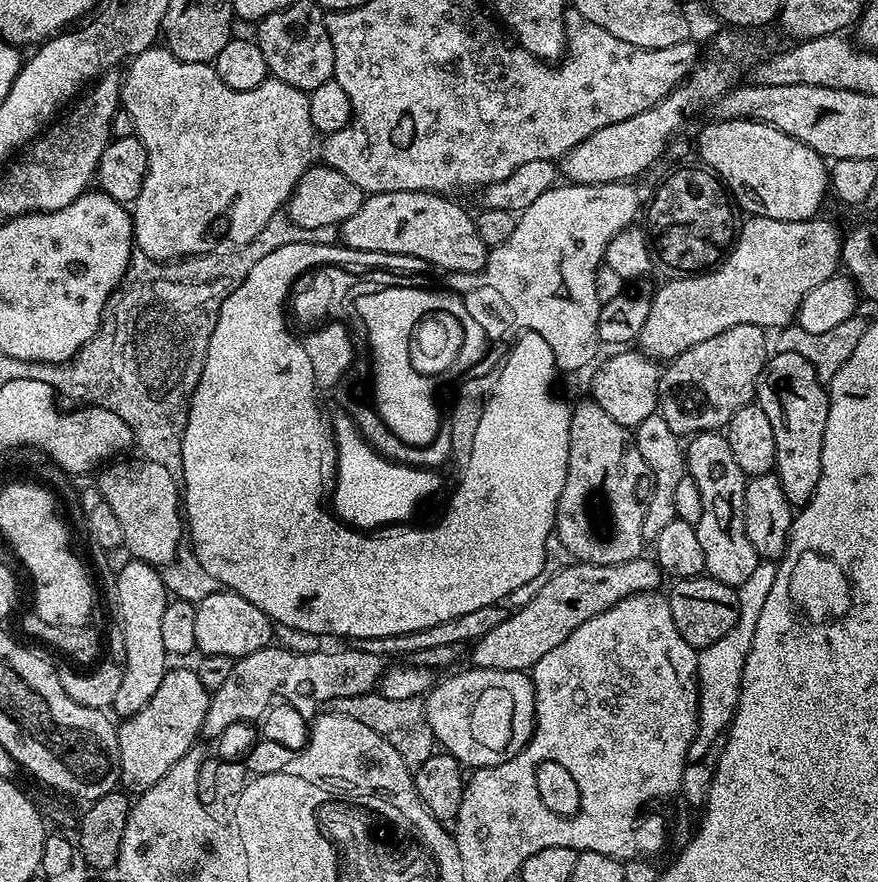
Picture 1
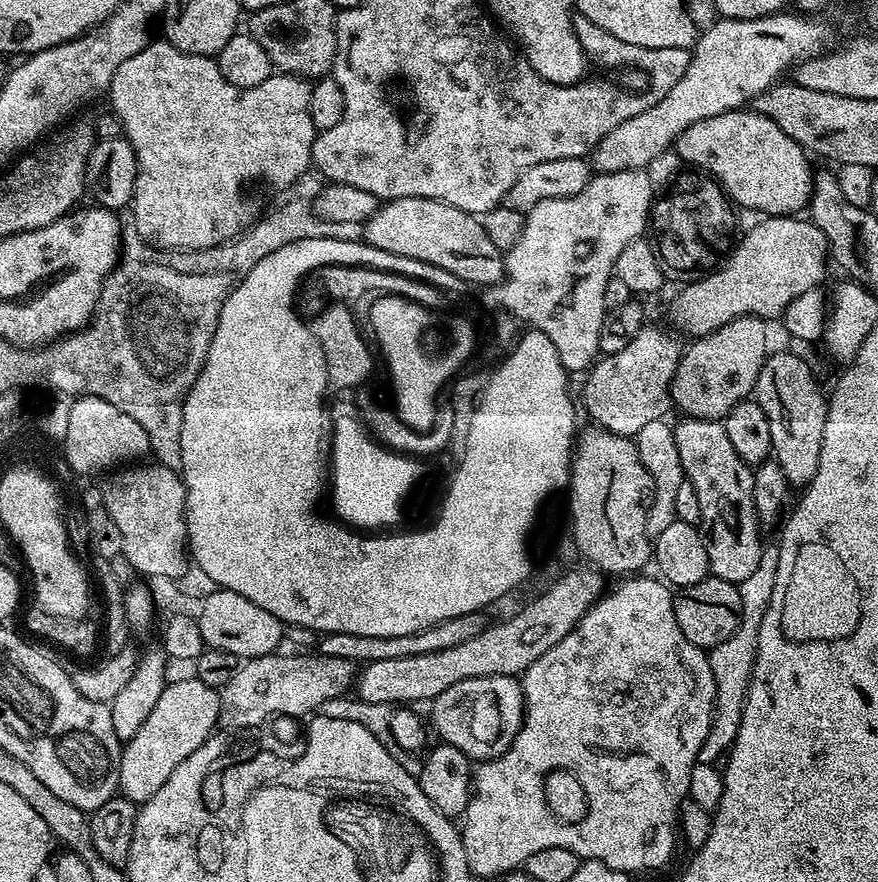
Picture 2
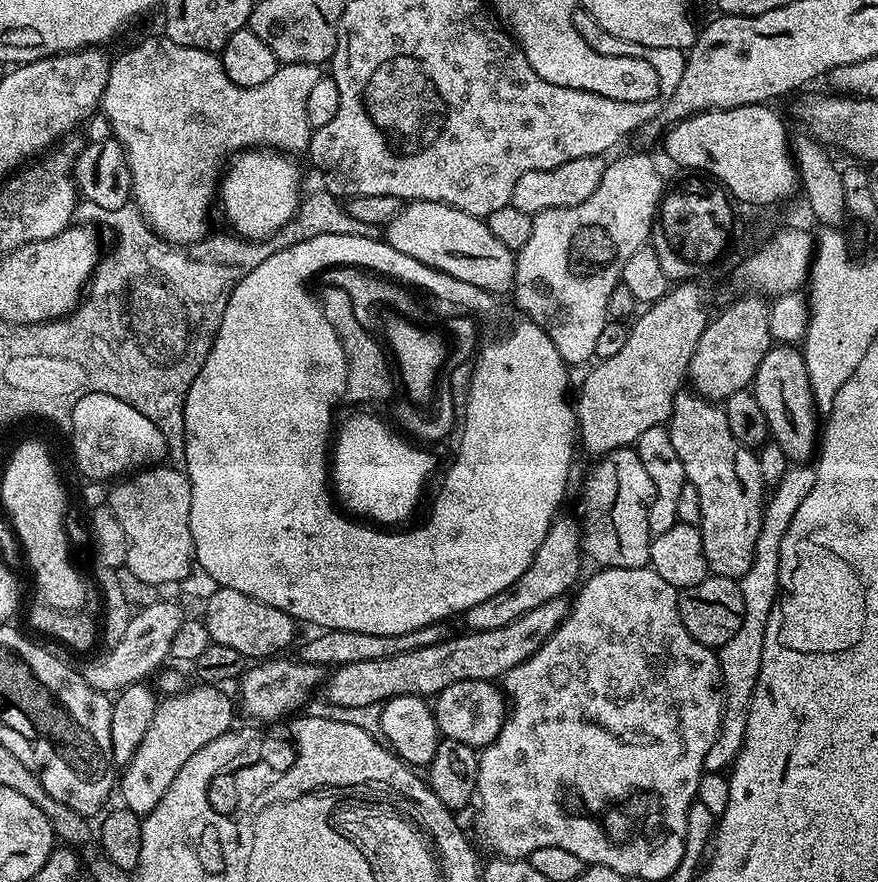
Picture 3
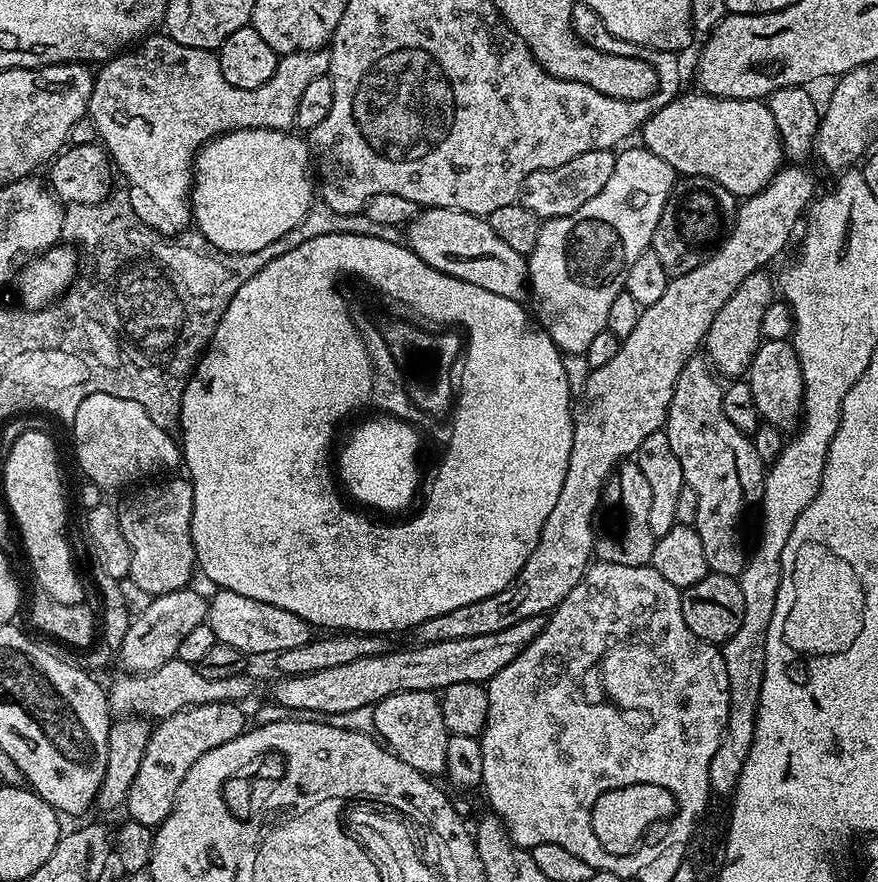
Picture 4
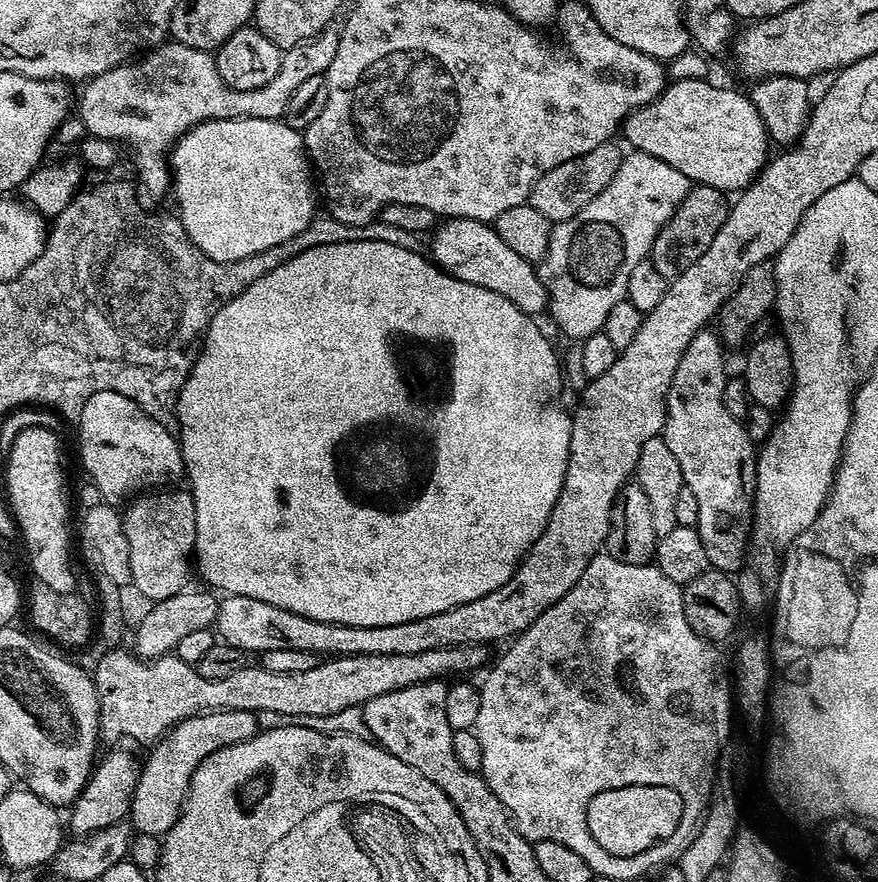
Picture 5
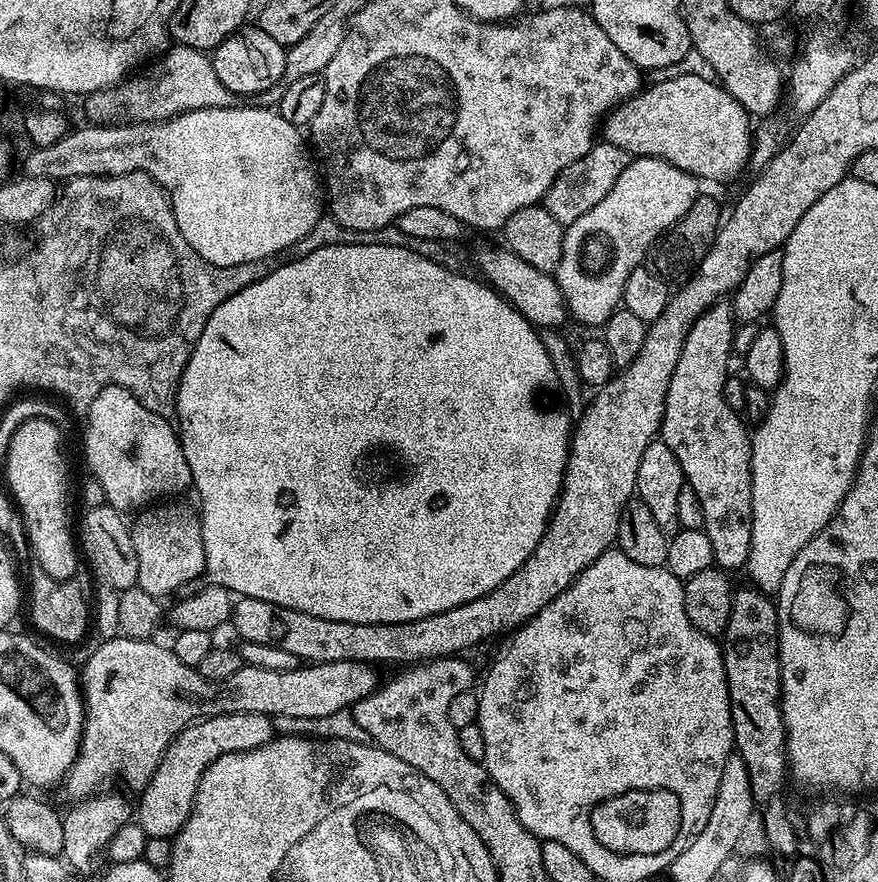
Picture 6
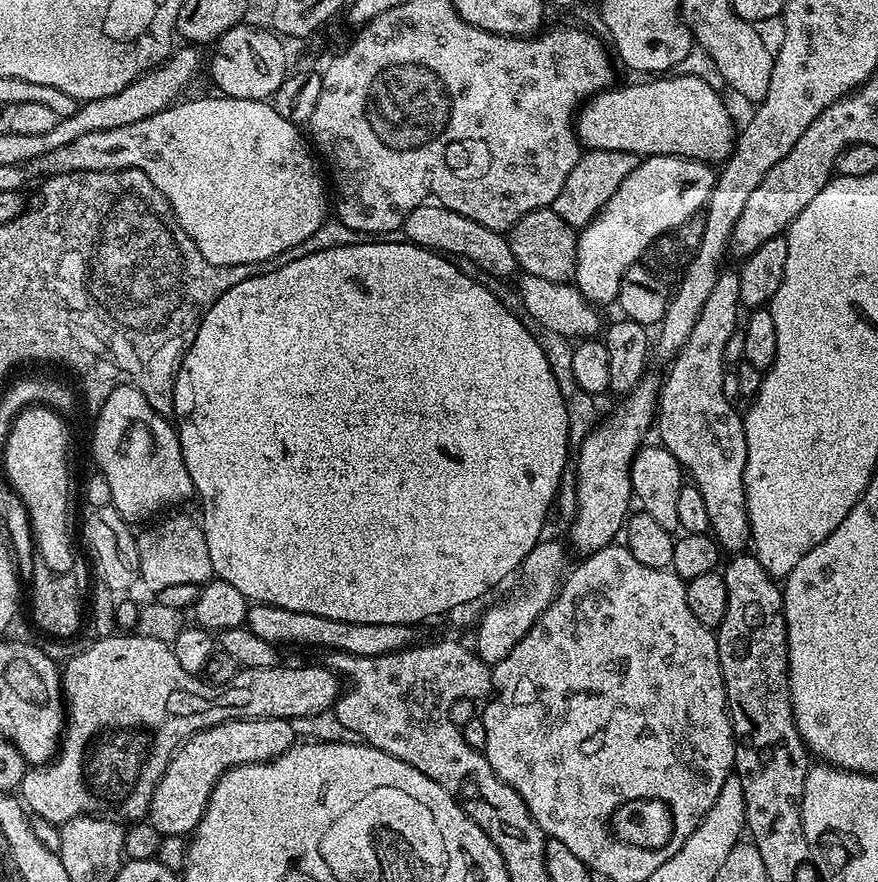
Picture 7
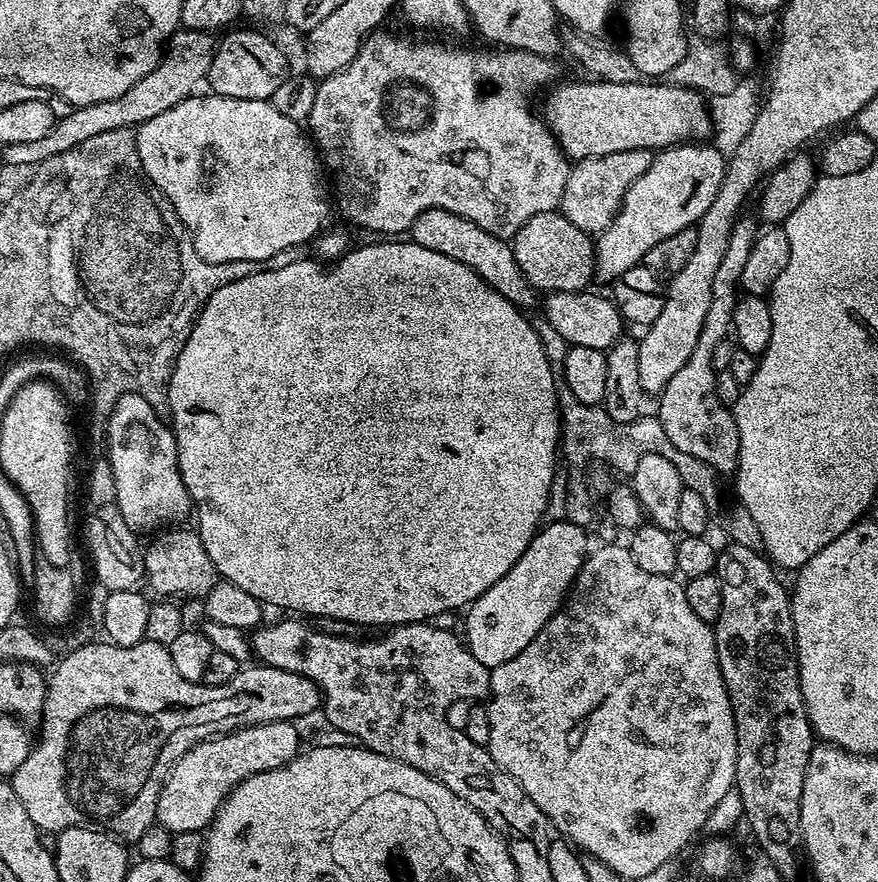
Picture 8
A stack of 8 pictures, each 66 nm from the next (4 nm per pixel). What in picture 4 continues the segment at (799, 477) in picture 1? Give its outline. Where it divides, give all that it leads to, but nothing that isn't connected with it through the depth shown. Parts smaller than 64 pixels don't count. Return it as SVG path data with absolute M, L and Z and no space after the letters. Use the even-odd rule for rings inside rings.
M791 339L764 340L760 349L754 354L746 379L750 391L754 394L754 402L758 406L761 417L767 423L781 430L799 428L804 414L804 383L802 366L798 362L798 354L794 350Z

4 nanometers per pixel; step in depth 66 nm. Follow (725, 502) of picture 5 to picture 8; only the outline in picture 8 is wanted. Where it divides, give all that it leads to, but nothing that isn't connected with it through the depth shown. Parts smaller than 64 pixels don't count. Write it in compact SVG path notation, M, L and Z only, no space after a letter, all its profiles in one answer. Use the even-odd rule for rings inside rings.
M741 218L734 222L734 230L730 230L730 242L726 246L726 254L718 271L714 273L714 290L710 294L710 307L706 313L706 322L702 322L702 334L698 334L698 346L694 346L694 354L686 358L686 366L666 382L666 386L658 393L660 410L658 417L667 437L678 450L701 459L718 474L735 473L740 449L738 426L732 417L732 409L723 404L716 393L717 370L712 366L714 348L720 340L729 339L732 330L734 306L742 295L740 279L742 269L750 258L750 250L754 250L756 237L762 228L755 219Z

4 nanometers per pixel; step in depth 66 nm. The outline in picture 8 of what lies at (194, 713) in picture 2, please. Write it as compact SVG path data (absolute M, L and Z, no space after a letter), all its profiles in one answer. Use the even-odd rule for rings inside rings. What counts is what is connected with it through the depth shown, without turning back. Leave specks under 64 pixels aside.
M291 720L255 724L209 736L176 760L163 790L158 794L156 823L173 834L204 832L215 818L216 811L224 805L229 792L254 774L286 766L286 762L293 760L301 748L298 730L294 730Z

